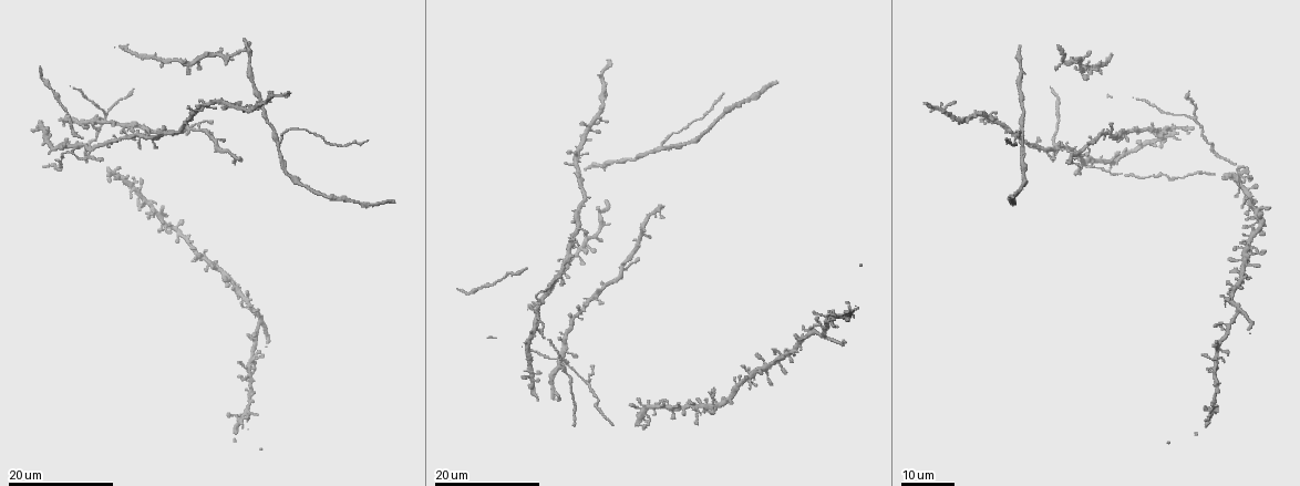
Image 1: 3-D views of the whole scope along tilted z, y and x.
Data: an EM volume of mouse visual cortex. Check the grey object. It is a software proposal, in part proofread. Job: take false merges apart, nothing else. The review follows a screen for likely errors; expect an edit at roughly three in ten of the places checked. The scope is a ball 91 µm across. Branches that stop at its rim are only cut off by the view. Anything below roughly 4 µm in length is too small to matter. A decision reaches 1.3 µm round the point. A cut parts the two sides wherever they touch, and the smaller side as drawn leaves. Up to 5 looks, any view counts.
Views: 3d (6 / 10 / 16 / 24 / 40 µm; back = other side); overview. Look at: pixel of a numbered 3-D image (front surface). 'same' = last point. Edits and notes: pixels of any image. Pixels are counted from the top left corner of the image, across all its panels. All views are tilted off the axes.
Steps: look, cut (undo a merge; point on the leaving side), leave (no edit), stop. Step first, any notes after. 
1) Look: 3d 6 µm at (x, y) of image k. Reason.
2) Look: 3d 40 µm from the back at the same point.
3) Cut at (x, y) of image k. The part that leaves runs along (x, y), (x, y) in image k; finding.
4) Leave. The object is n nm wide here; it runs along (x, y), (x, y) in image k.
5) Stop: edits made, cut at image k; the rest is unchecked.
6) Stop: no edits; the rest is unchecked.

Look: 3d 16 µm at (540, 305) of image 1. Branch point.

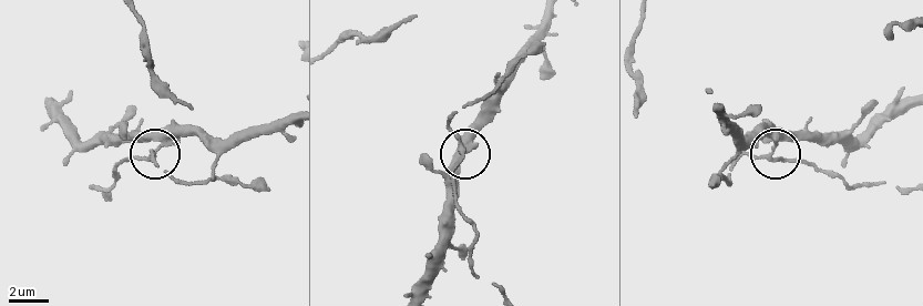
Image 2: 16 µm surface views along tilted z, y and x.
Look: 3d 10 µm at (769, 158) of image 2. Zoom in.

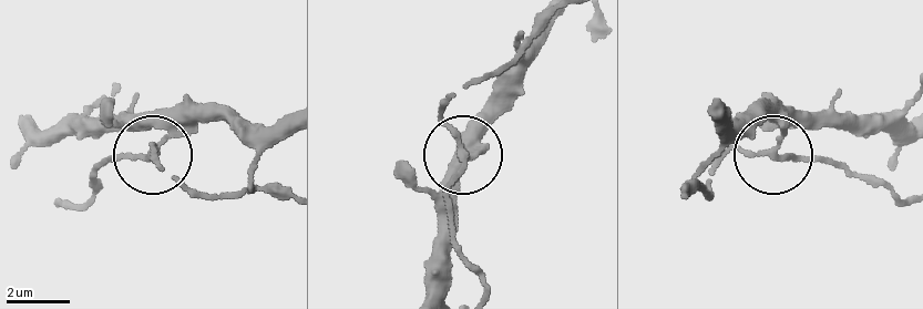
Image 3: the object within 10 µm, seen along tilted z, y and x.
Leave. The side arm is 30 µm long; 3 arms meet here; continuous, no second neuron.

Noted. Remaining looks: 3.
Look: 3d 24 µm at (623, 270) of image 1. A fork.

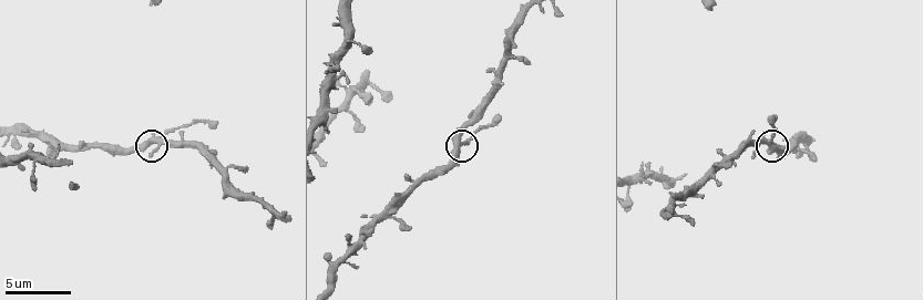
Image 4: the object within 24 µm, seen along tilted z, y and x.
Look: 3d 10 µm at (767, 139) of image 4. Closer look.

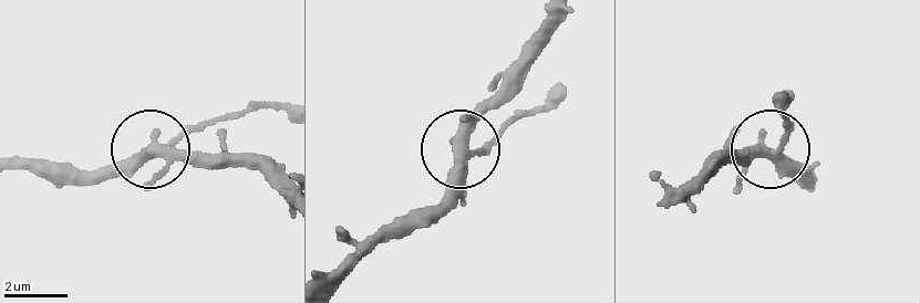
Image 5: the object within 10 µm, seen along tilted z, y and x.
Leave. It runs along (338, 281), (438, 197), (461, 128), (496, 91), (504, 70) in image 5; one neuron here.

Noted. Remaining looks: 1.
Stop: no edits; the rest is unchecked.

